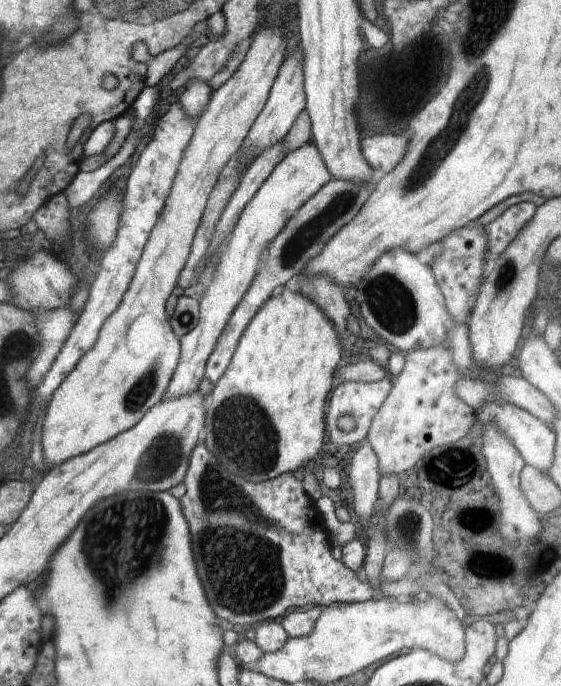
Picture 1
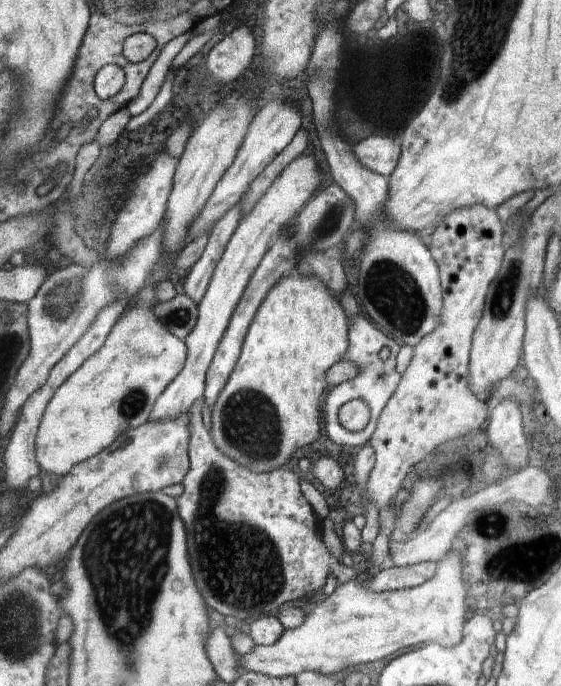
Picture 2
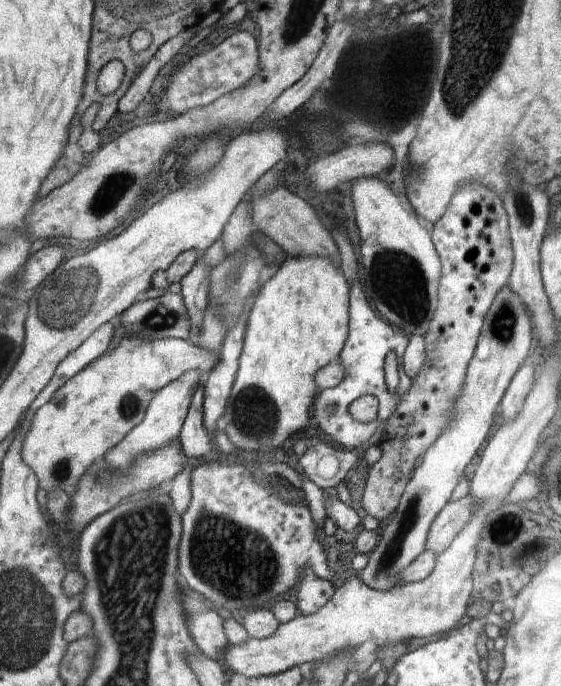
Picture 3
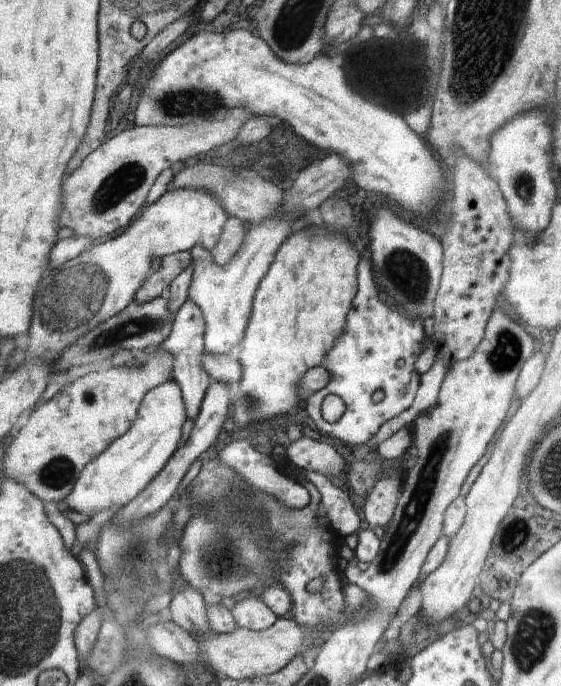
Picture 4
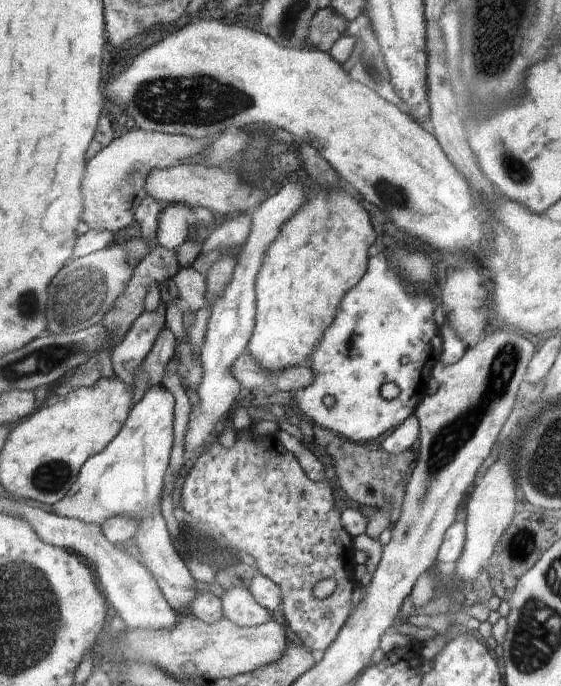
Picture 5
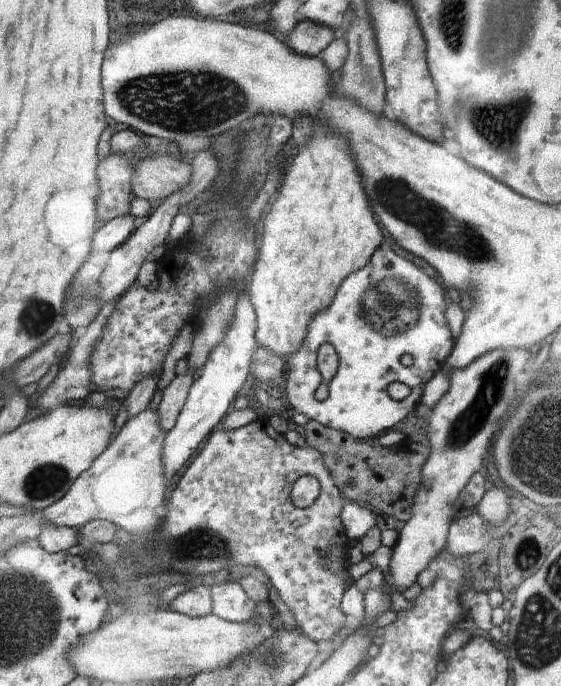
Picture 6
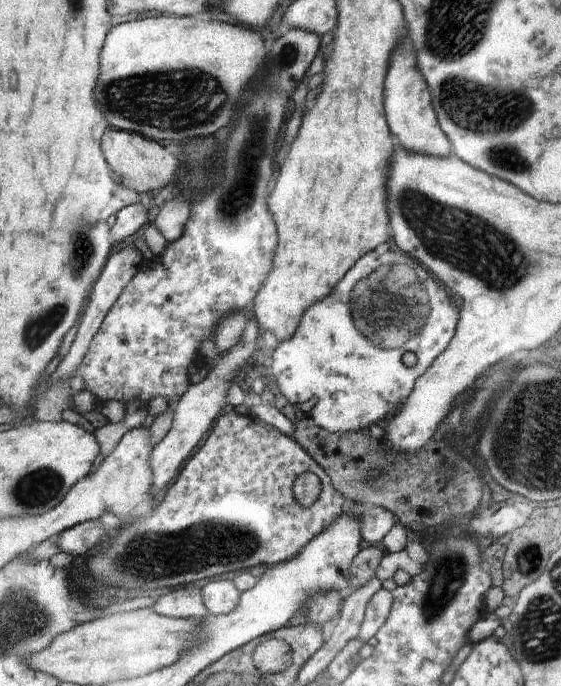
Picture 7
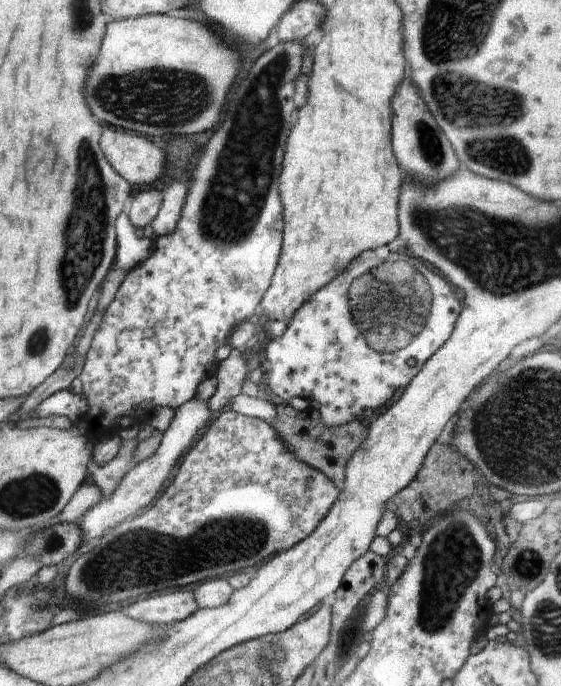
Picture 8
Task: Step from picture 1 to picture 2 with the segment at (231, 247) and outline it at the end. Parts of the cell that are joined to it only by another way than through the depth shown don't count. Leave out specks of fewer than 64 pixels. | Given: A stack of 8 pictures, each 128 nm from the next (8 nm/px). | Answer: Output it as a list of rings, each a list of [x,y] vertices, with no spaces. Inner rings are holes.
[[[308,151],[302,156],[298,156],[296,160],[292,160],[272,182],[270,188],[262,194],[262,198],[254,204],[254,208],[244,218],[241,218],[240,225],[230,238],[224,254],[214,270],[208,290],[202,296],[200,304],[197,304],[196,325],[184,341],[188,348],[186,364],[178,377],[174,378],[174,381],[170,382],[170,385],[158,396],[156,405],[153,407],[152,417],[149,419],[150,422],[178,420],[178,416],[188,415],[193,404],[203,398],[210,362],[230,324],[236,306],[246,291],[254,270],[258,268],[262,258],[271,248],[273,240],[282,233],[288,224],[291,224],[299,214],[298,212],[304,210],[304,206],[308,205],[312,194],[322,182],[320,166],[316,162],[322,162],[322,160],[316,160]]]

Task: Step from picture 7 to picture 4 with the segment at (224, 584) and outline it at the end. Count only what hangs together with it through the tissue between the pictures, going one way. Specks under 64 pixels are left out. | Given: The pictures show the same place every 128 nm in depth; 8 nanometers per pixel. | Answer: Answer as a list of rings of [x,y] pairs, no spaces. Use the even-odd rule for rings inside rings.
[[[242,595],[231,610],[238,627],[263,632],[274,625],[278,617],[257,595]]]

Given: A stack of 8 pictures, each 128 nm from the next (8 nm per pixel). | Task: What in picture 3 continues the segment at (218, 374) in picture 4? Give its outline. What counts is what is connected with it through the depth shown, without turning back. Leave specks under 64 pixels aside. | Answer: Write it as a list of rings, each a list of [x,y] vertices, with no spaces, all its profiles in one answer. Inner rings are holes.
[[[127,336],[120,344],[98,358],[84,372],[79,373],[67,385],[63,385],[53,399],[42,406],[32,418],[30,430],[24,436],[25,445],[22,446],[21,454],[25,463],[33,468],[34,474],[40,480],[40,488],[48,494],[54,489],[61,489],[64,495],[76,492],[81,484],[82,477],[118,442],[123,441],[145,419],[150,402],[158,390],[167,386],[176,378],[190,370],[200,370],[204,373],[212,372],[218,366],[220,351],[210,352],[206,348],[197,346],[191,340],[176,338],[162,338],[162,340],[142,340],[136,336]]]

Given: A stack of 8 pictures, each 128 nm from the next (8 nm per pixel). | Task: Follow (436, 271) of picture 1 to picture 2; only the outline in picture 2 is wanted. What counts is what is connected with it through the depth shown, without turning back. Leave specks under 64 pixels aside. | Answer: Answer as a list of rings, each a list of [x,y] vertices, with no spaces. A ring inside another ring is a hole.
[[[482,204],[466,206],[452,210],[443,220],[432,235],[427,239],[428,249],[439,269],[442,290],[442,312],[436,328],[426,334],[425,338],[414,348],[414,356],[410,366],[402,374],[402,380],[396,388],[395,394],[390,398],[388,404],[376,422],[376,430],[367,445],[372,446],[375,452],[375,466],[368,474],[366,482],[366,494],[368,500],[374,502],[374,506],[384,510],[396,500],[396,496],[402,482],[406,478],[411,467],[414,467],[422,459],[431,456],[434,448],[438,448],[444,442],[452,442],[456,438],[469,437],[489,417],[491,406],[478,400],[468,387],[468,372],[470,350],[474,330],[480,322],[484,312],[486,292],[498,274],[507,246],[502,244],[505,225],[502,224],[498,210]]]

